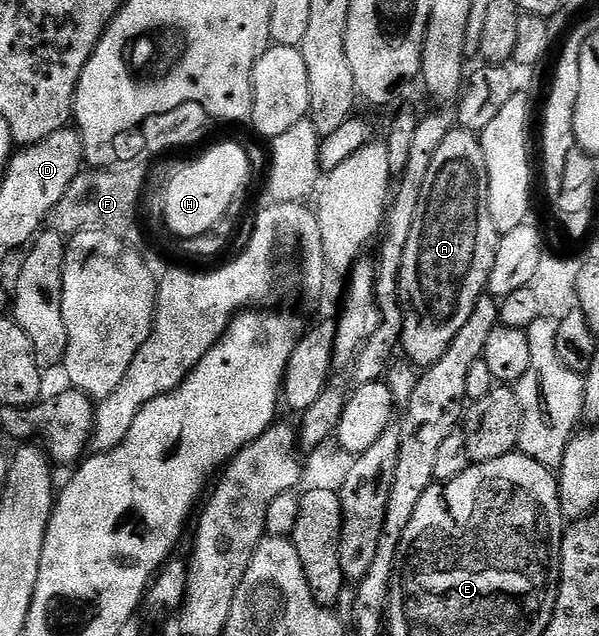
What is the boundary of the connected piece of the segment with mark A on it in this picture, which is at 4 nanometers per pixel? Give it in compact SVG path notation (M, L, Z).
M455 128L445 135L429 171L421 183L421 199L417 201L417 215L413 215L413 231L409 243L405 243L405 257L401 259L399 272L399 306L403 309L403 330L398 344L402 355L415 367L426 367L437 363L441 355L453 343L457 331L469 323L469 315L477 307L479 298L484 296L489 271L495 262L500 234L491 226L491 217L485 211L485 197L481 192L481 177L471 166L471 157L478 158L481 145L476 134Z

